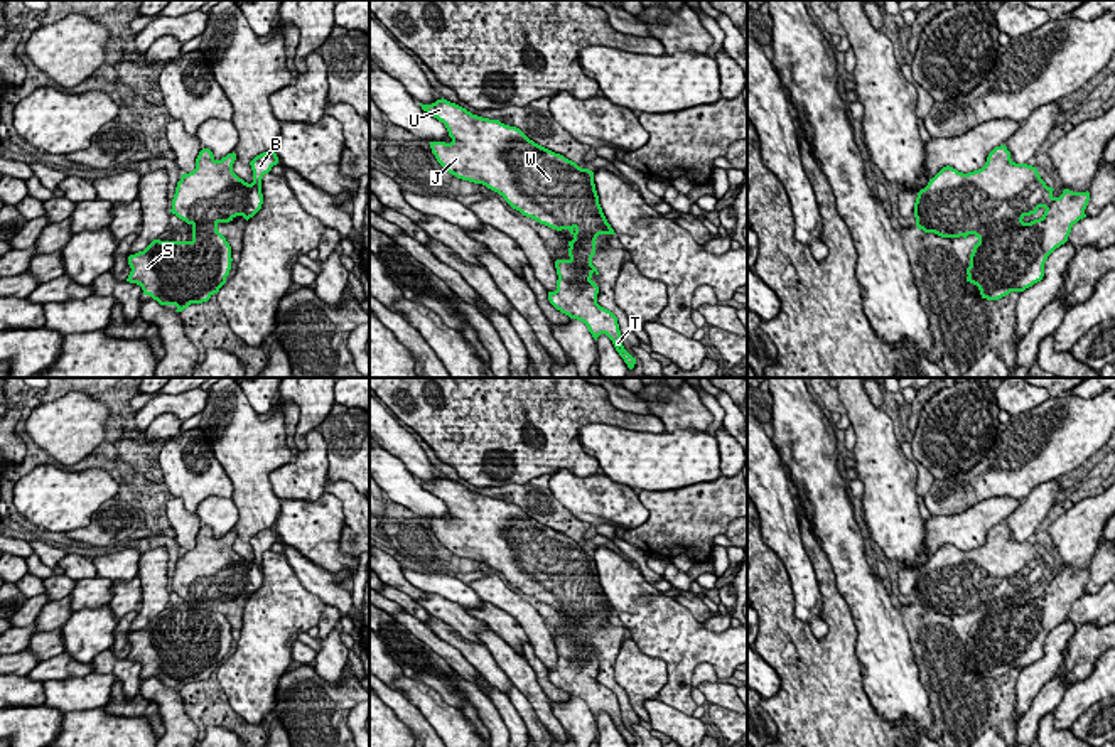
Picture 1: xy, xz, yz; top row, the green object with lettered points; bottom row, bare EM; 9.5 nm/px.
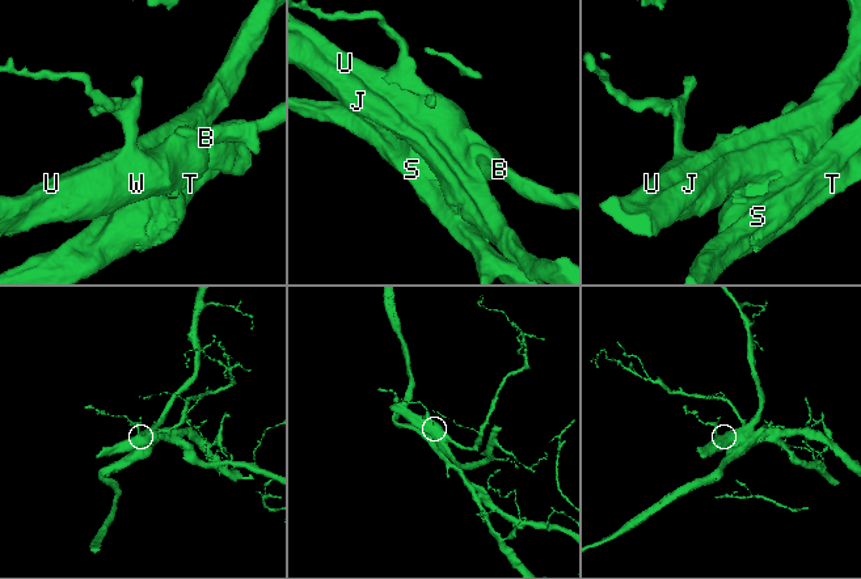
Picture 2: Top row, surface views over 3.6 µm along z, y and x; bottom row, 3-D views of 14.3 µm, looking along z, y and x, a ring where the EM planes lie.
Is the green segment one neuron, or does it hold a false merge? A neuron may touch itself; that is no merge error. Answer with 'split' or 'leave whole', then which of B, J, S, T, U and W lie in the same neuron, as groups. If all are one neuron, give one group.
split; B J U W / S T

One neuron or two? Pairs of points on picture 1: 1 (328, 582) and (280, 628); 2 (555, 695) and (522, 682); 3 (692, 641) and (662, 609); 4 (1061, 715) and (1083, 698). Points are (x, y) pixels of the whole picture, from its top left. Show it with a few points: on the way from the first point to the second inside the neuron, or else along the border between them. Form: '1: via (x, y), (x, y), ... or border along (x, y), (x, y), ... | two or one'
1: border along (289, 565), (296, 577), (324, 604) | two
2: border along (523, 656), (537, 683), (550, 700) | two
3: via (684, 633), (668, 618) | one
4: via (1066, 710), (1078, 698) | one

